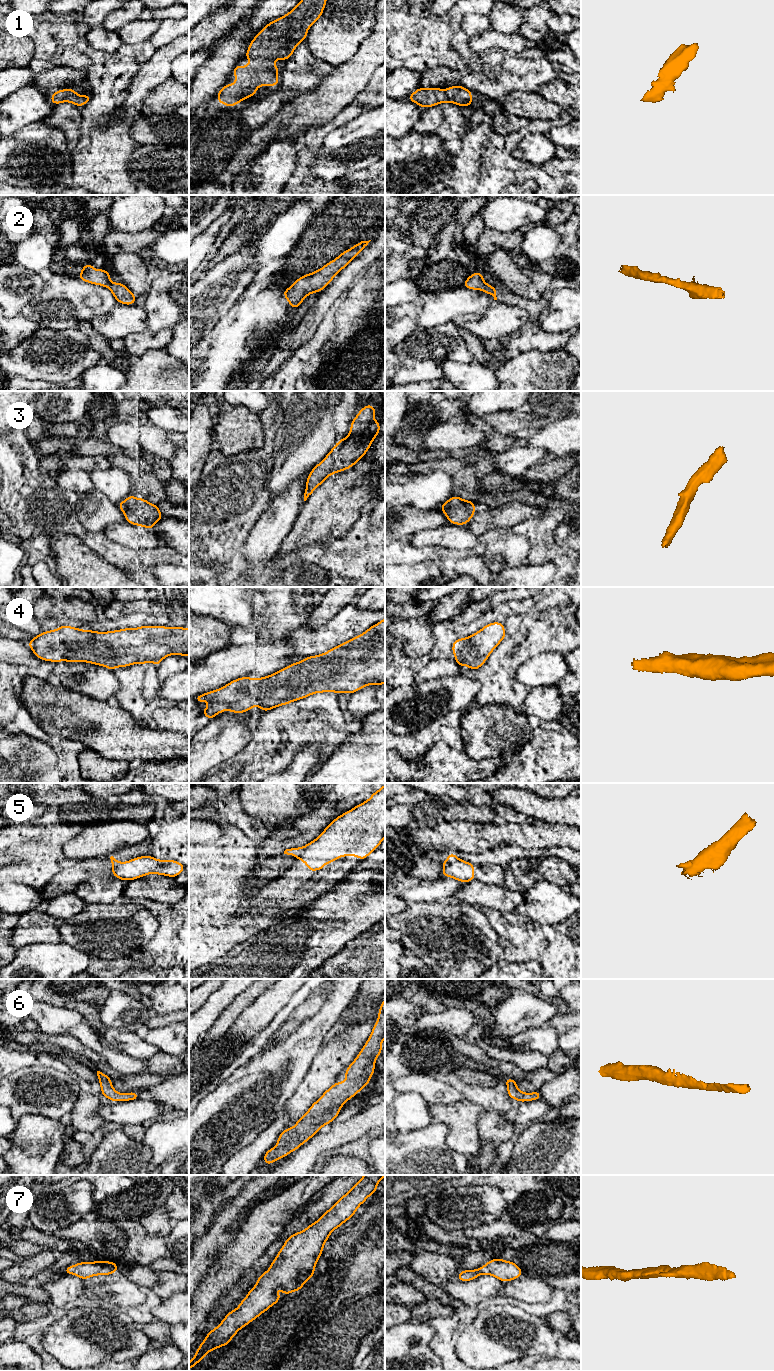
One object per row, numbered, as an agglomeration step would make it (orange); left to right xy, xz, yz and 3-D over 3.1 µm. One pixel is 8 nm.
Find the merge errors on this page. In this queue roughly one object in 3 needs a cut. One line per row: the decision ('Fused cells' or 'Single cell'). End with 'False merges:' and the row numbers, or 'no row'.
1: Single cell
2: Single cell
3: Single cell
4: Single cell
5: Single cell
6: Single cell
7: Single cell
False merges: no row

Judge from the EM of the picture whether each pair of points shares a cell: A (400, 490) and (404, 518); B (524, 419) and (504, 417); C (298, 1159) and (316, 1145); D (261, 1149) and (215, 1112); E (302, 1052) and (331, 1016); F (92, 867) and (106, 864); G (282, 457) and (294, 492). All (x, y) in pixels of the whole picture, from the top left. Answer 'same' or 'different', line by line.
A: different
B: same
C: same
D: different
E: same
F: same
G: different

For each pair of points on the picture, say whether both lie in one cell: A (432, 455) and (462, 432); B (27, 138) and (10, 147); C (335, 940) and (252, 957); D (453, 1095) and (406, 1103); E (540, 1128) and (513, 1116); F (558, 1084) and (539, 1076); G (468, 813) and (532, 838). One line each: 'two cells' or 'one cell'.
A: two cells
B: one cell
C: one cell
D: two cells
E: two cells
F: two cells
G: two cells

